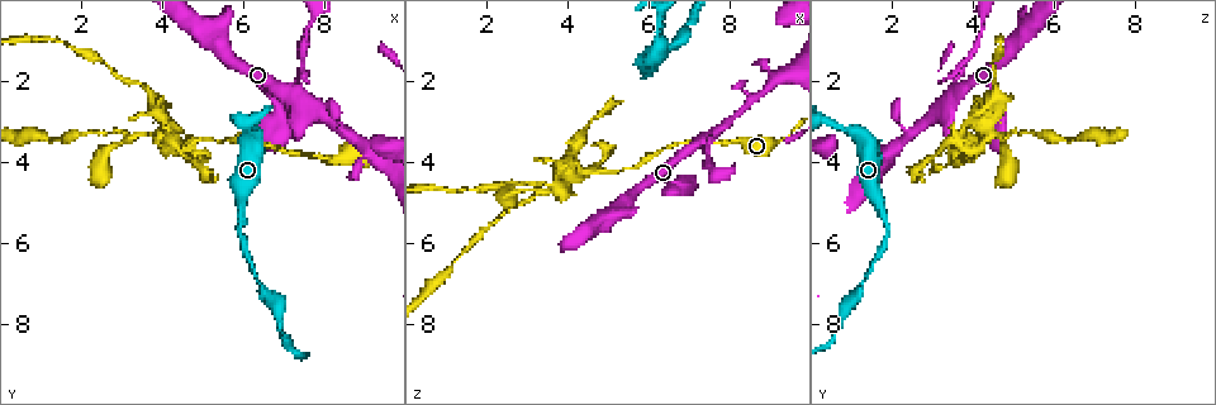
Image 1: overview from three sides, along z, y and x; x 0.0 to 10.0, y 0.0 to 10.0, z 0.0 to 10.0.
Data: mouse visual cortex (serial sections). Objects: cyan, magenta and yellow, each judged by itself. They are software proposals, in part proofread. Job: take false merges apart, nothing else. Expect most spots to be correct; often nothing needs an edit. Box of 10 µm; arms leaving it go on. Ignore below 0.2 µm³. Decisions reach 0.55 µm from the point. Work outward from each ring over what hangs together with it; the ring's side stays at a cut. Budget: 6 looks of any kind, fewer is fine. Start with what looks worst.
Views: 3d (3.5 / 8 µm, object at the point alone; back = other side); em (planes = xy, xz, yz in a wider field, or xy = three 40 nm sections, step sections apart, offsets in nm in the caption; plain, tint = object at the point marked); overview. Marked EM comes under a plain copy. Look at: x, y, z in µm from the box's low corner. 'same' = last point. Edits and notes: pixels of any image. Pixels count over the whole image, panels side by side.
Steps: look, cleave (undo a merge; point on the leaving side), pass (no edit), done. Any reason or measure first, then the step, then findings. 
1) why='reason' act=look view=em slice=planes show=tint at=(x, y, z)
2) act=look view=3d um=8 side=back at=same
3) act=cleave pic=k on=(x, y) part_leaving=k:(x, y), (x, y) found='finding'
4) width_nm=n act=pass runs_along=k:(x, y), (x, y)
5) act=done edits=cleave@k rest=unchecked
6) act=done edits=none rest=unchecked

why='sharp bend' act=look view=3d um=3.5 at=(4.30, 3.70, 4.15)

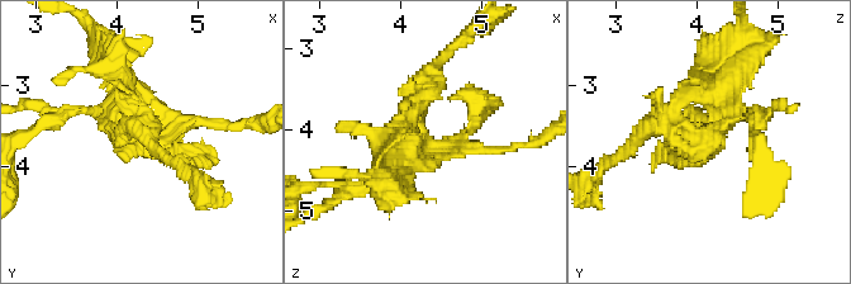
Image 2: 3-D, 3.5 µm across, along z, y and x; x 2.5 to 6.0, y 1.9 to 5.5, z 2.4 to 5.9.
act=look view=em slice=xy step=2 show=tint at=(4.25, 3.65, 4.25)

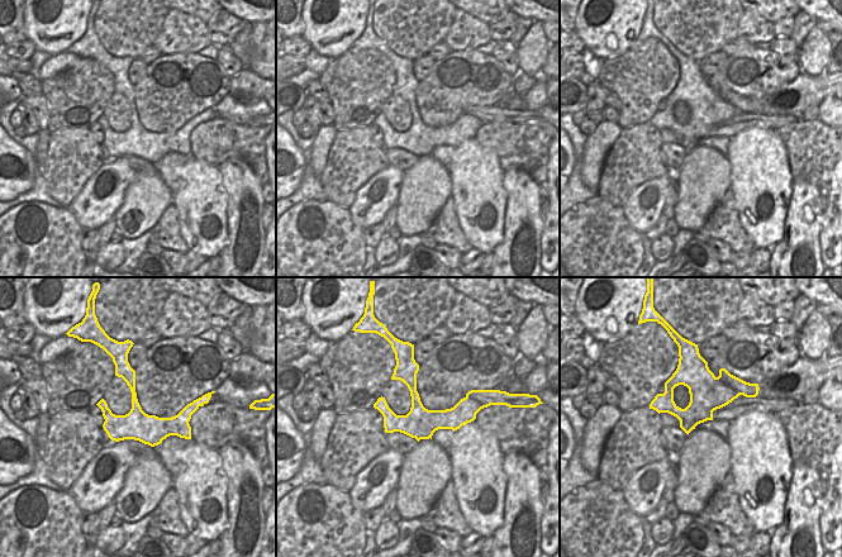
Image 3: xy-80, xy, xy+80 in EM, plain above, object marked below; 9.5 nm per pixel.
width_nm=300 act=cleave pic=2 on=(100, 66) part_leaving=2:(184, 127), (122, 143), (90, 112) found='a second cell is stuck on'

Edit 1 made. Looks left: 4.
why='two arms in line, one across' act=look view=em slice=xy step=5 show=tint at=(7.25, 2.30, 3.55)

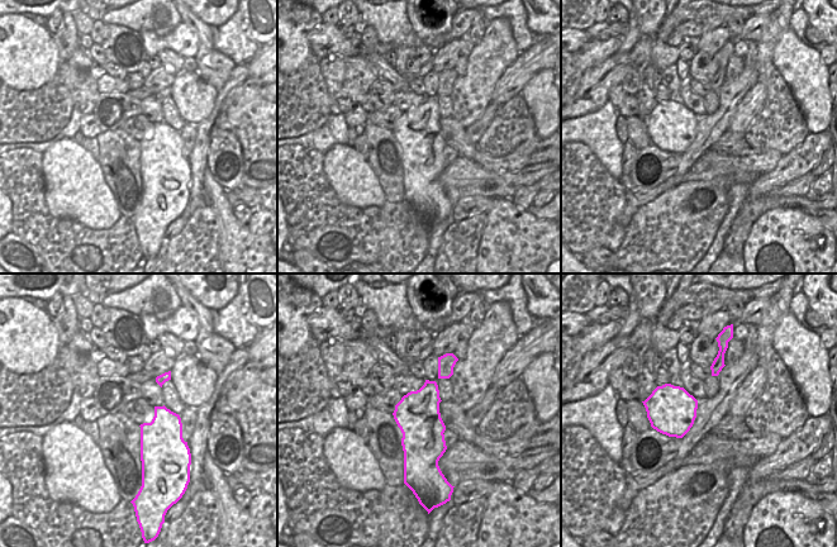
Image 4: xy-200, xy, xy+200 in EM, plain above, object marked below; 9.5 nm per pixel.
why='wider look' act=look view=3d um=3.5 side=back at=same

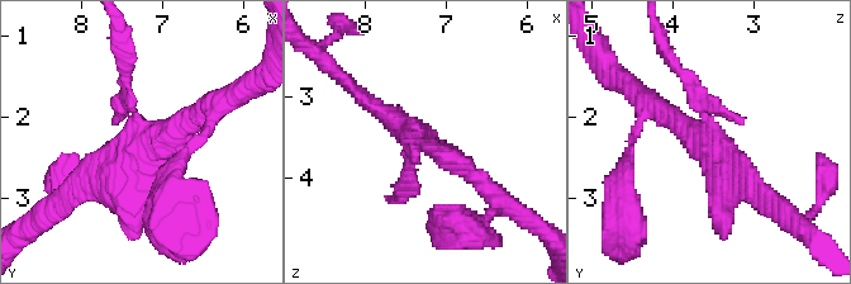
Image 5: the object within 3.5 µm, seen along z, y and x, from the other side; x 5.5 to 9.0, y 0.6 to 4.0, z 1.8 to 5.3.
width_nm=420 act=pass runs_along=5:(493, 193), (455, 160), (369, 102) found='all the same cell'

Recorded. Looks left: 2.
why='abrupt turn' act=look view=3d um=3.5 at=(9.30, 3.80, 1.90)

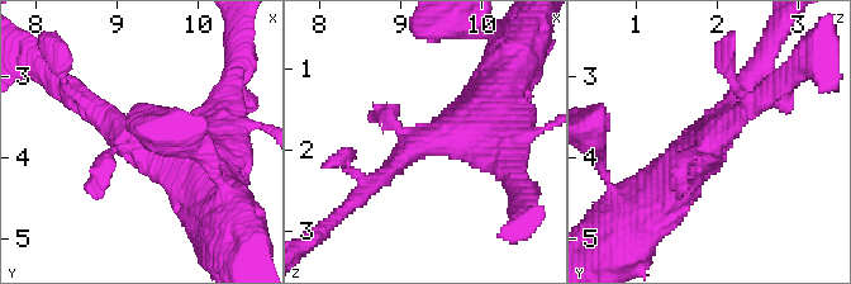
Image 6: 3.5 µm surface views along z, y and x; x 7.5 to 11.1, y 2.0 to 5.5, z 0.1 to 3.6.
act=pass runs_along=6:(82, 96), (195, 193) found='all the same cell'

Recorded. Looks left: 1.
act=done edits=cleave@2 rest=unchecked

